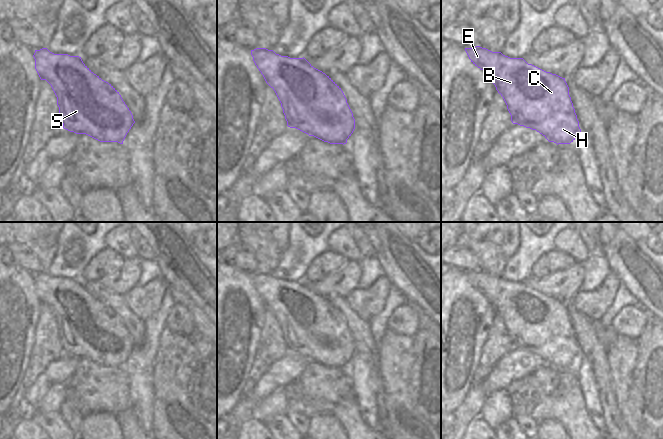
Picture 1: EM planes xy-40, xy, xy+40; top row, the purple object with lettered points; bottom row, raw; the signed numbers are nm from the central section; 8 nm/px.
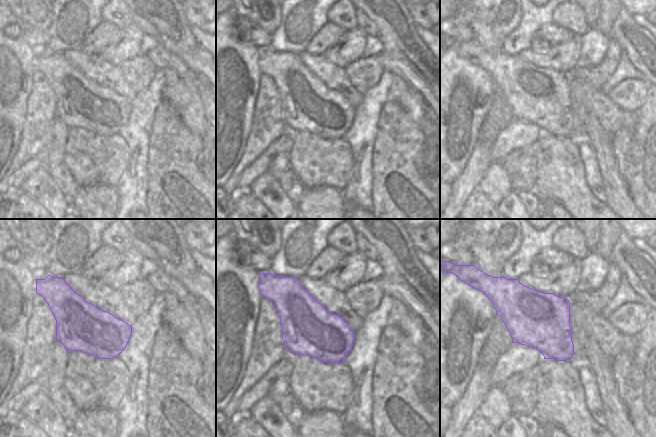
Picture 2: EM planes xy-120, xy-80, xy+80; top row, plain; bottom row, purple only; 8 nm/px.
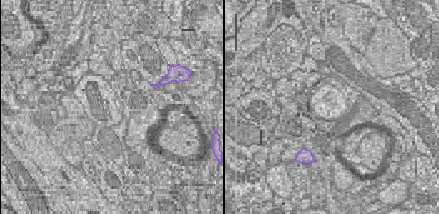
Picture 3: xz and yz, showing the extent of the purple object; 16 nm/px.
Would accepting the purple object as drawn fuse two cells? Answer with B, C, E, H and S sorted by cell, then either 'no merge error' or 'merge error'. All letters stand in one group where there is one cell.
groups B C E H S; no merge error

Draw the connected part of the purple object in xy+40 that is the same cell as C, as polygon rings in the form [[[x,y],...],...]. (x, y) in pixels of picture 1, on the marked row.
[[[480,46],[465,48],[465,51],[471,62],[491,79],[503,97],[513,124],[536,130],[557,145],[570,144],[575,140],[581,129],[565,78],[528,64],[523,58],[510,58]]]

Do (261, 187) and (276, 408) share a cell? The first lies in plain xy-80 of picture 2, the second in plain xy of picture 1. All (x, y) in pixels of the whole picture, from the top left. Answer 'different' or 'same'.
different

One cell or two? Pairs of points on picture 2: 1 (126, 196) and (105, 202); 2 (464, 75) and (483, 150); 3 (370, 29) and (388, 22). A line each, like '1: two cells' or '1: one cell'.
1: two cells
2: two cells
3: two cells

